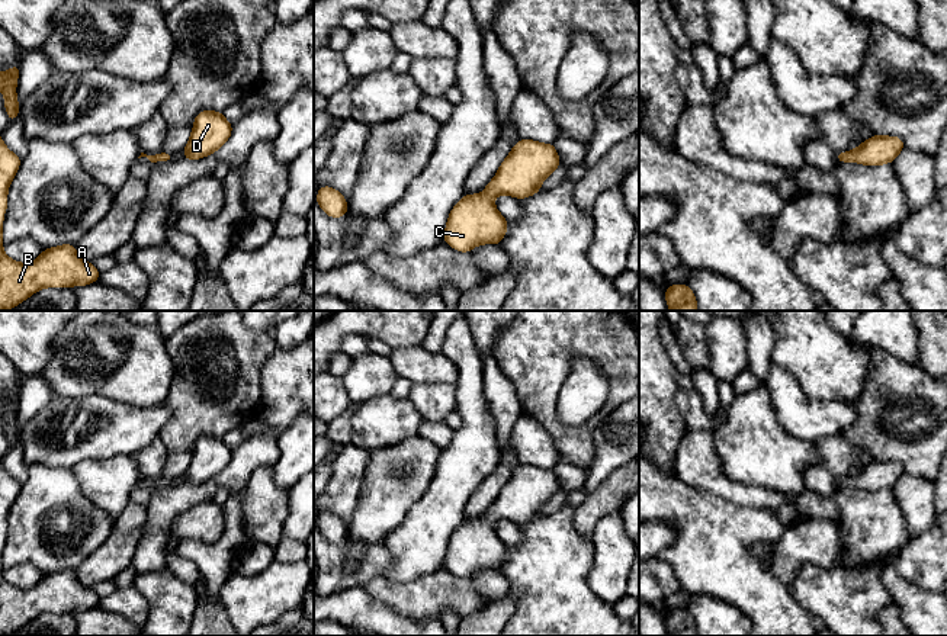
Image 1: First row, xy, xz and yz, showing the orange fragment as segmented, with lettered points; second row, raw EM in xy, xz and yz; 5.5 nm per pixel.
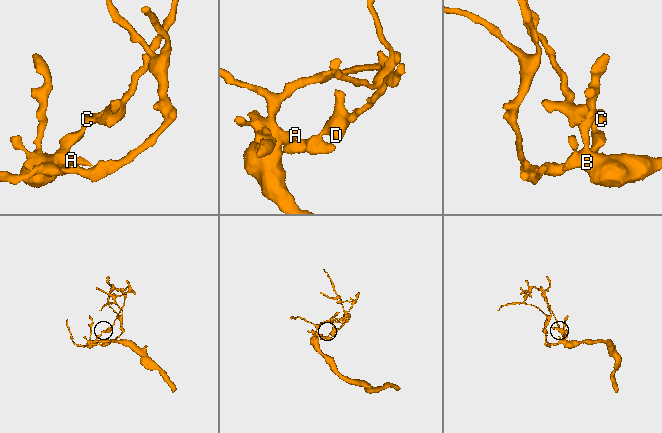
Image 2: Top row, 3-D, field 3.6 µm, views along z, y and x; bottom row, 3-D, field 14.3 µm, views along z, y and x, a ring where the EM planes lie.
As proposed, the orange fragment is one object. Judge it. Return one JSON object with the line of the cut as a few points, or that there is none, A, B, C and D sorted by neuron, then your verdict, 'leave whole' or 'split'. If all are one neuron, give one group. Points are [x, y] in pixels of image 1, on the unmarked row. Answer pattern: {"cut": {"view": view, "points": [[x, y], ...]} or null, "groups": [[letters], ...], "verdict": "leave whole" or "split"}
{"cut": null, "groups": [["A", "B", "C", "D"]], "verdict": "leave whole"}

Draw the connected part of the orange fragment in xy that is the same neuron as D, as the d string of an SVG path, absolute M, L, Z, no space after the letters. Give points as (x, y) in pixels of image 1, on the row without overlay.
M202 436L196 440L184 485L199 485L218 476L231 462L232 450L221 437Z

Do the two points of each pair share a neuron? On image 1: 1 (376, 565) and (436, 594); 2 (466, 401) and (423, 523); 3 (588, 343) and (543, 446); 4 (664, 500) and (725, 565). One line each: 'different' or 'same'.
1: different
2: same
3: different
4: same

